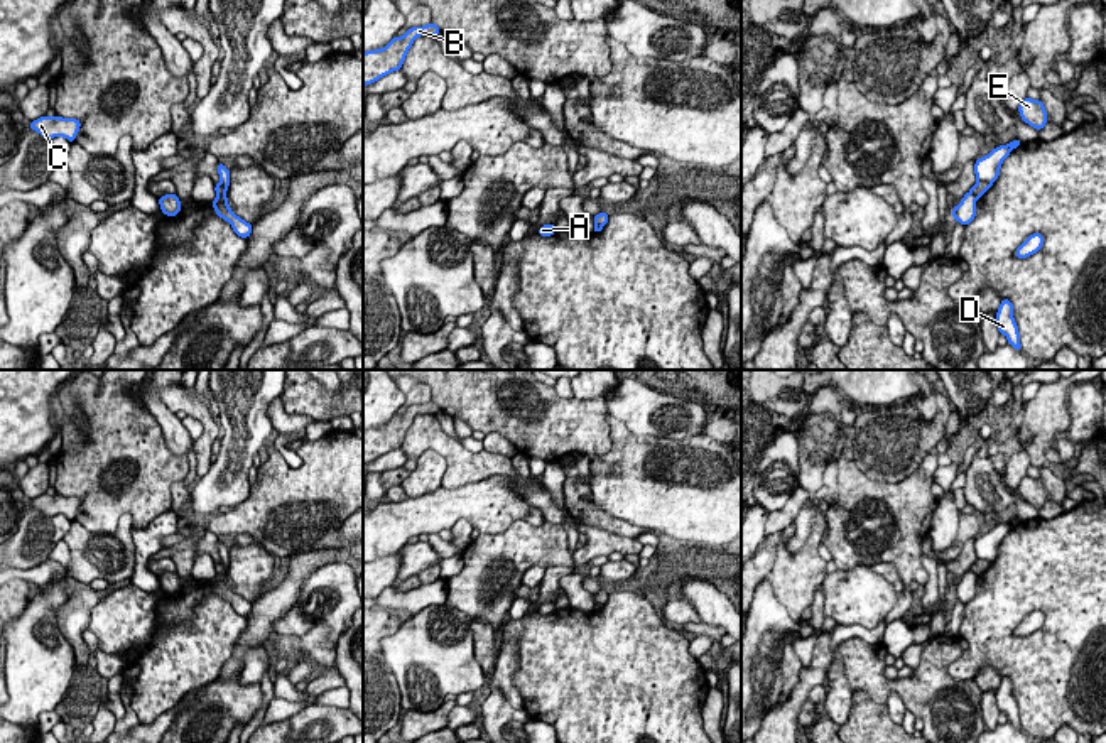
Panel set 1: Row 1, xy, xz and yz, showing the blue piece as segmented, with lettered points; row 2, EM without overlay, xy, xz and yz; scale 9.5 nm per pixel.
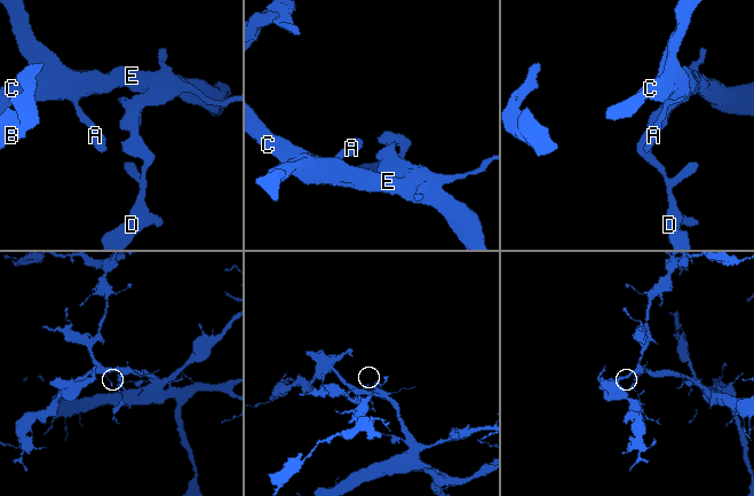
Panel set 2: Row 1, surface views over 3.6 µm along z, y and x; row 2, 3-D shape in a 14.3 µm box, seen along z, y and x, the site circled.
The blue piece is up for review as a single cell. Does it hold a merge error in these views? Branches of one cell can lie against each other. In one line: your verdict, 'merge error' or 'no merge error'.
merge error

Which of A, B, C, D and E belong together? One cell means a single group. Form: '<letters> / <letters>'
A B C E / D

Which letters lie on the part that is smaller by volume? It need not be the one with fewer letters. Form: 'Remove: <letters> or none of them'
Remove: D

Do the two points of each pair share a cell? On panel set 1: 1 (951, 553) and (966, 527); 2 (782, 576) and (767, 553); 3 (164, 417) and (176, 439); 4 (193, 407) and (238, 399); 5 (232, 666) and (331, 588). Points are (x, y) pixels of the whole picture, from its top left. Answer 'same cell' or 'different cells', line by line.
1: same cell
2: different cells
3: same cell
4: different cells
5: different cells

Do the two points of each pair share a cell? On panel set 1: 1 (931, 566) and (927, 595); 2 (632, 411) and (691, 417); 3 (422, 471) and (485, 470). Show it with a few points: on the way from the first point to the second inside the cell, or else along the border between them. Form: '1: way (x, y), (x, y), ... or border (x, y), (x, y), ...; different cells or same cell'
1: way (932, 573), (931, 588); same cell
2: way (647, 412), (676, 417); same cell
3: border (428, 448), (444, 460), (441, 485); different cells

